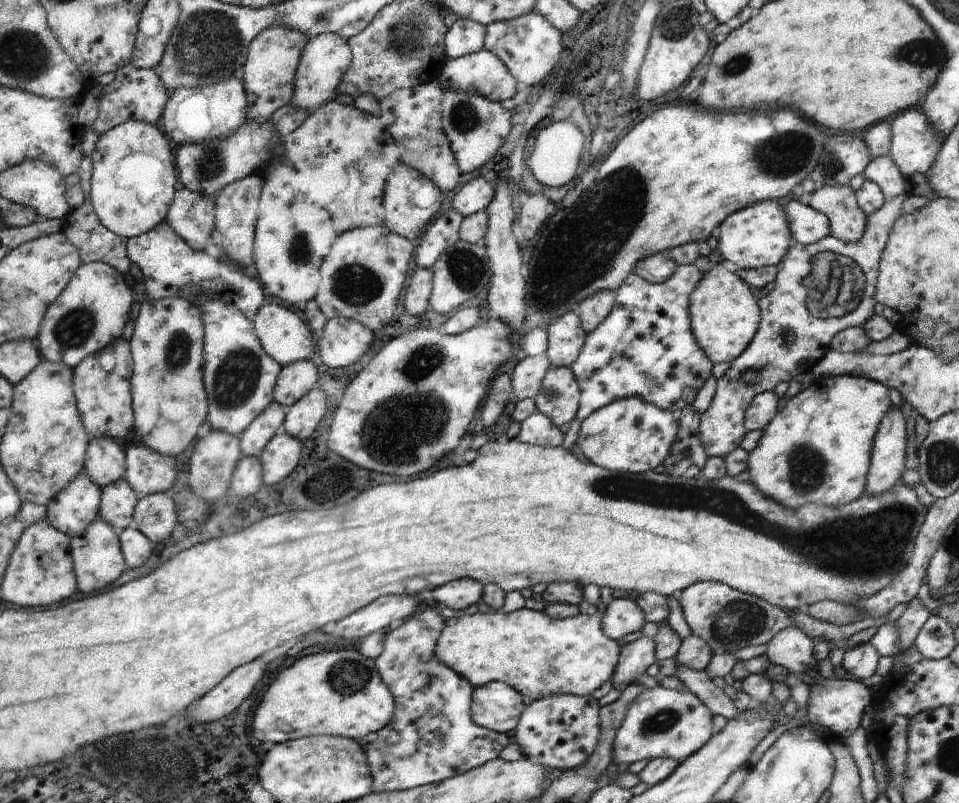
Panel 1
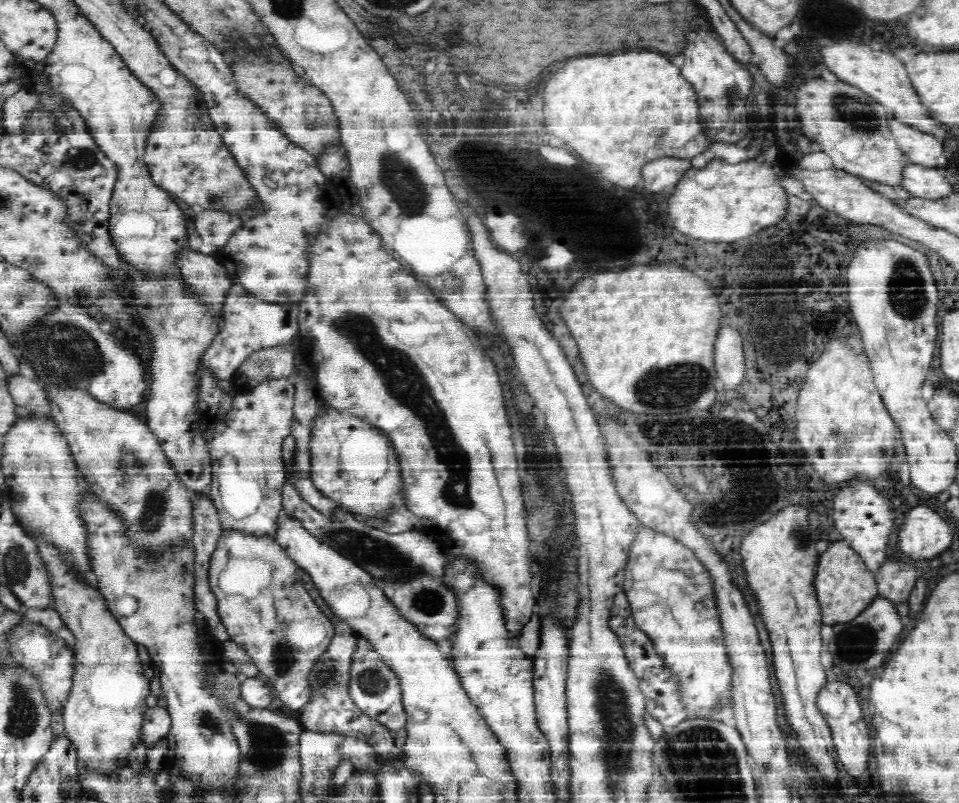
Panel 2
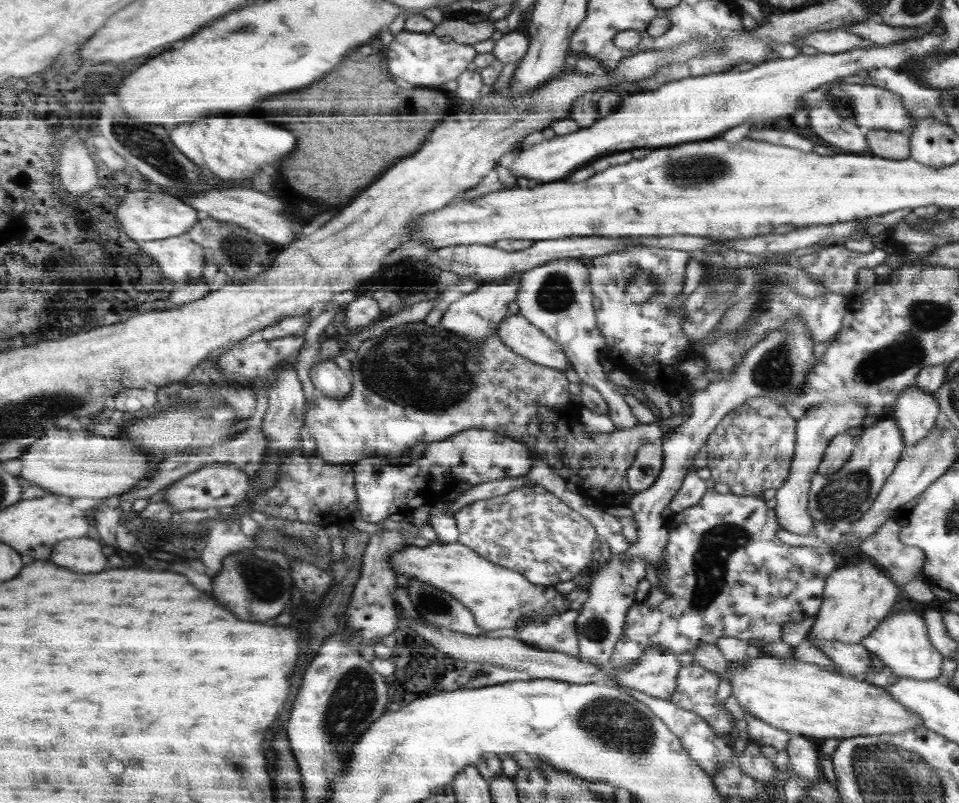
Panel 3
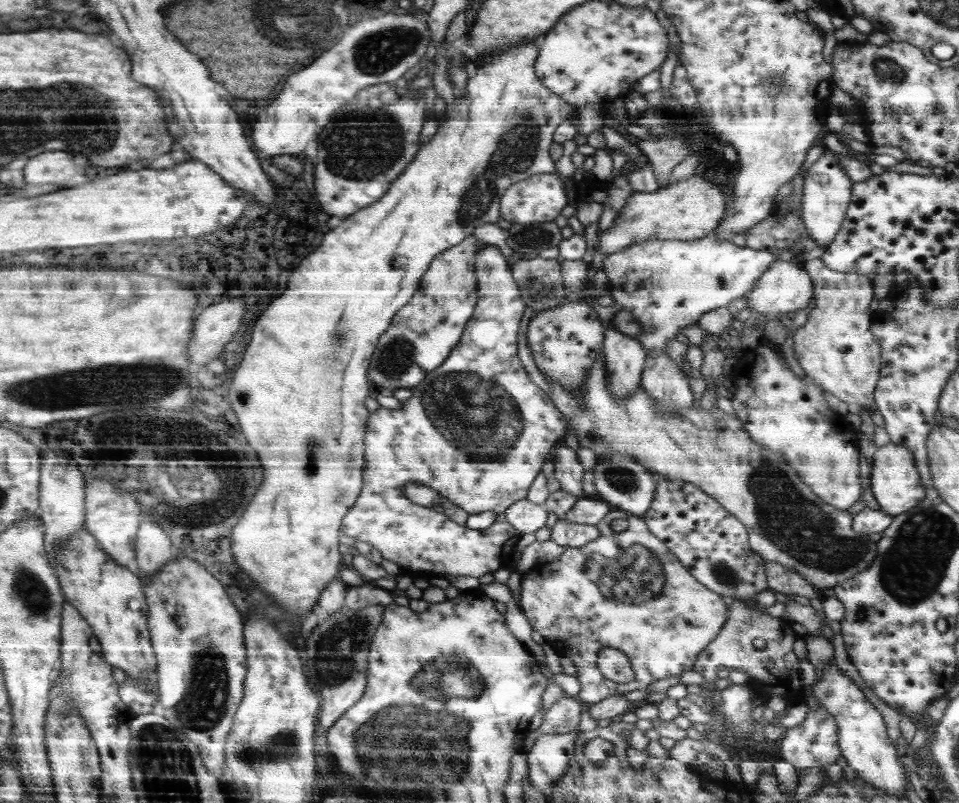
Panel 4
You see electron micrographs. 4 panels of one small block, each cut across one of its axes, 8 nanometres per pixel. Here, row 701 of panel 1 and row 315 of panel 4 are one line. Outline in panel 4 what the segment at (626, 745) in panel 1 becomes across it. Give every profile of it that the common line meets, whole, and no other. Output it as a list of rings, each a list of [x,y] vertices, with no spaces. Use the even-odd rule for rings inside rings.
[[[711,234],[699,240],[661,240],[661,238],[647,238],[647,240],[633,240],[627,248],[611,254],[603,260],[603,274],[609,280],[609,292],[615,304],[627,310],[633,320],[641,324],[641,334],[637,342],[643,346],[643,352],[649,354],[651,350],[665,350],[665,342],[671,338],[679,338],[681,328],[699,320],[701,314],[711,312],[717,306],[727,306],[733,298],[743,298],[745,294],[753,292],[761,282],[761,276],[777,264],[777,254],[769,250],[757,250],[749,246],[735,246],[727,238],[719,238]]]

